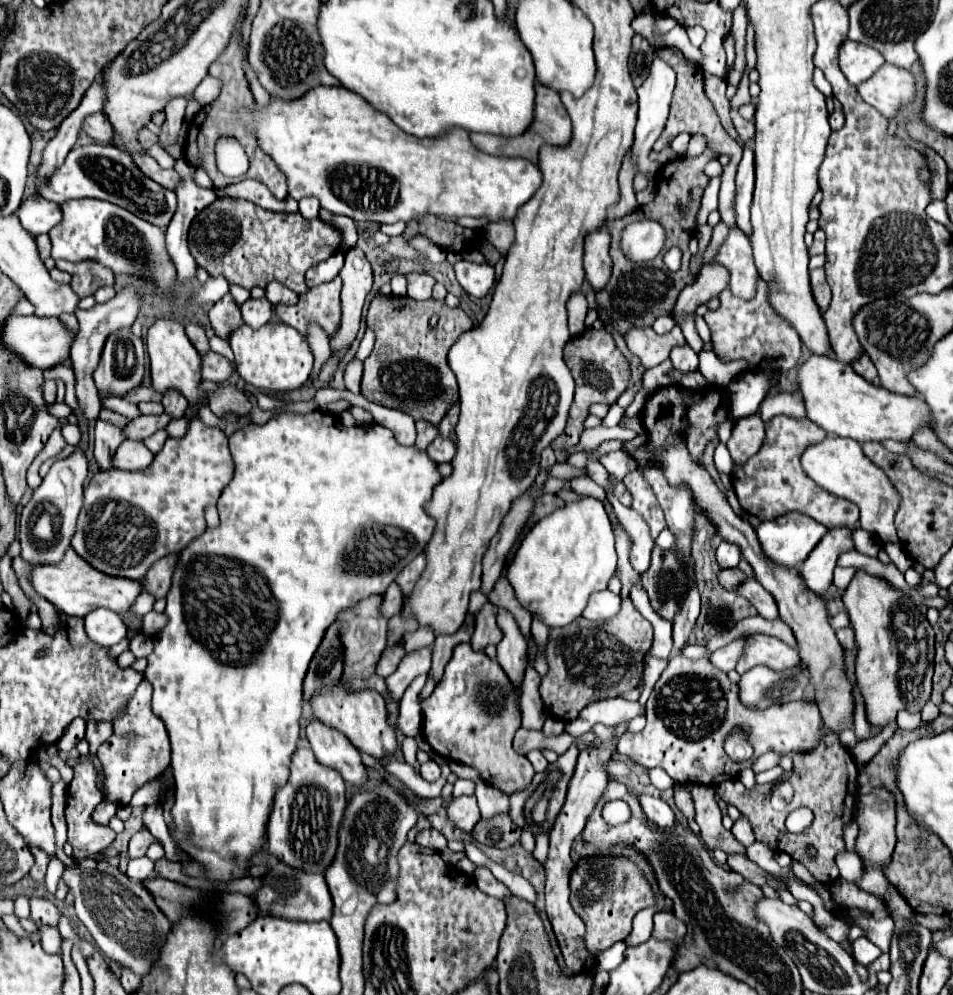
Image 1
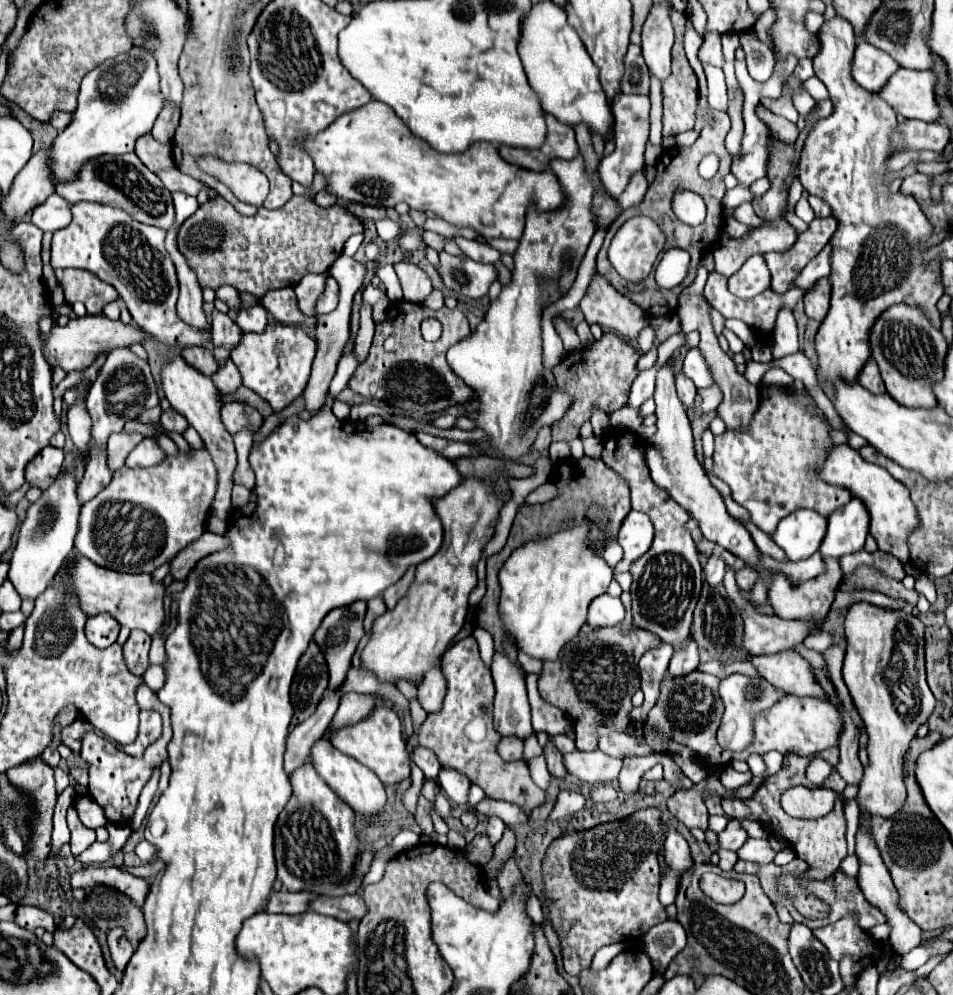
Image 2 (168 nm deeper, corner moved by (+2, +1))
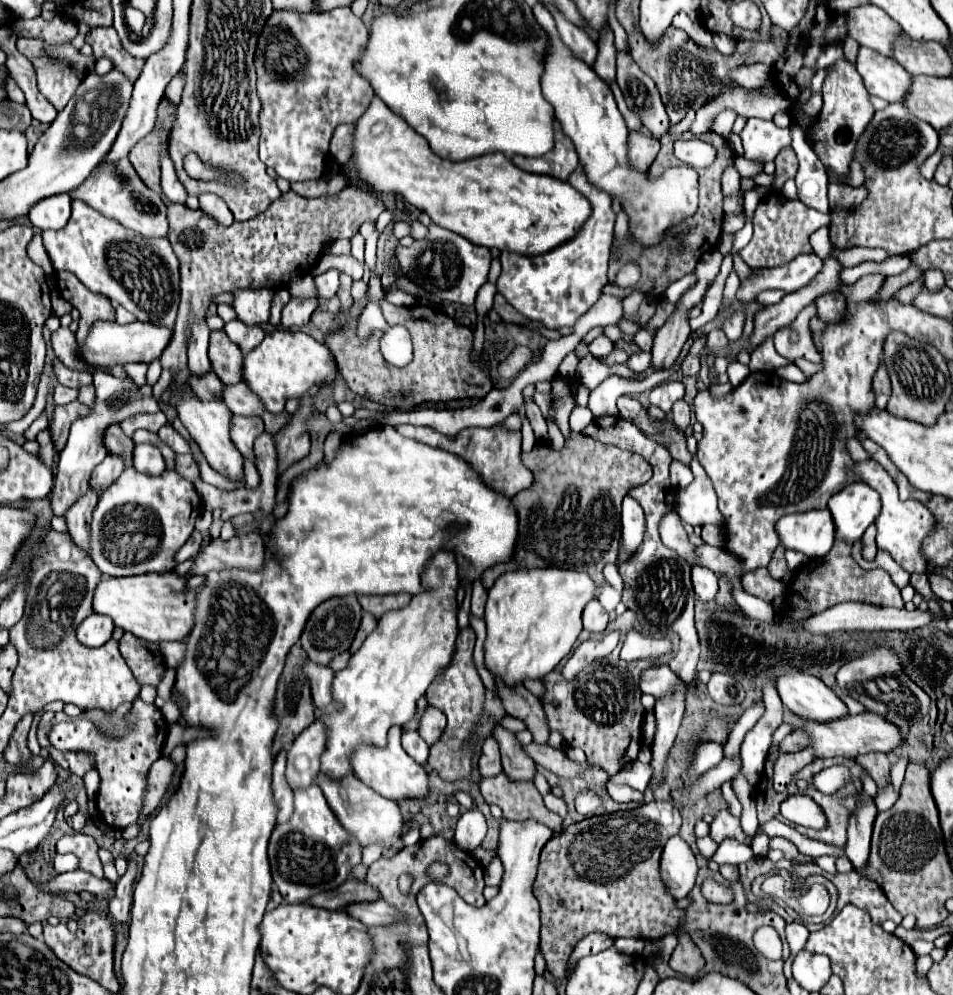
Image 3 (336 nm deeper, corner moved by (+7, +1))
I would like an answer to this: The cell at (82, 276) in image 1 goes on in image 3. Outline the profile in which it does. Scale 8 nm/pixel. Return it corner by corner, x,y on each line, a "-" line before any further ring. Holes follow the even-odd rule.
57,271
57,283
61,297
81,313
79,329
75,333
77,343
85,341
85,335
89,335
89,327
93,327
95,321
115,321
115,311
109,299
105,295
89,291
69,271

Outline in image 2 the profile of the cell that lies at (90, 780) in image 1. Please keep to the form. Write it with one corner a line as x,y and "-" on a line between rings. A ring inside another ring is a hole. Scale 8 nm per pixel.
70,805
70,809
68,809
68,827
72,831
70,847
72,847
74,855
80,855
82,851
86,851
96,841
94,829
88,829
88,827
82,825
82,821
78,819
78,813
76,813
74,805

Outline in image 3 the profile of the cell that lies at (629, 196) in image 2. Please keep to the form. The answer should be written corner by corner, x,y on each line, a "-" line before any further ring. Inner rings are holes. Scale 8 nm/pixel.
641,131
629,133
629,159
635,169
647,171
657,153
659,153
659,141
655,137

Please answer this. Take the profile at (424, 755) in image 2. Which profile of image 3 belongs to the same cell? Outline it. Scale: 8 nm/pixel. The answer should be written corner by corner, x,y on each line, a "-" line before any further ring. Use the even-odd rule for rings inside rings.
403,729
403,749
421,765
427,763
429,757
429,745
421,739
419,731
415,729

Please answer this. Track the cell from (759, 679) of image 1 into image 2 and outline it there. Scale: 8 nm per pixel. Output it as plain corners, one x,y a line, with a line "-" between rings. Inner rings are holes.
736,673
736,675
730,675
730,677
722,679
720,697
726,705
726,711
724,711
720,729
718,729
718,745
726,751
744,751
744,749
748,749
752,739
754,739
754,717
760,711
770,709
784,695
786,695
784,691
778,691
764,677
746,677
746,675

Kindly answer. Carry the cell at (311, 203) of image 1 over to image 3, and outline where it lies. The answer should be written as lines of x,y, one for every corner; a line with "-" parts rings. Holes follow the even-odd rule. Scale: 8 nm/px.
349,7
333,9
327,13
295,13
273,11
259,37
255,67
257,67
257,93
263,103
261,109
261,161
279,177
289,181
319,179
327,167
329,143
333,131
341,123
355,123
373,99
373,87
355,69
355,61
363,55
369,28
363,19
355,17

